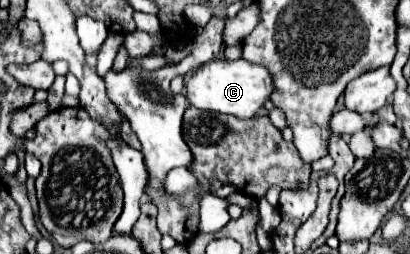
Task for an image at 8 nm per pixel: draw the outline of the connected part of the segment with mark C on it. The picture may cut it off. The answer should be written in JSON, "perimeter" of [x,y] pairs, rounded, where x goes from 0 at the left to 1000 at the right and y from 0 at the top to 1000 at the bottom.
{"perimeter":[[[522,232],[493,256],[454,327],[454,390],[463,413],[498,437],[571,453],[580,469],[620,461],[634,437],[634,421],[659,390],[663,358],[668,327],[654,272],[624,248],[605,248],[600,232],[576,232],[576,240]]]}

